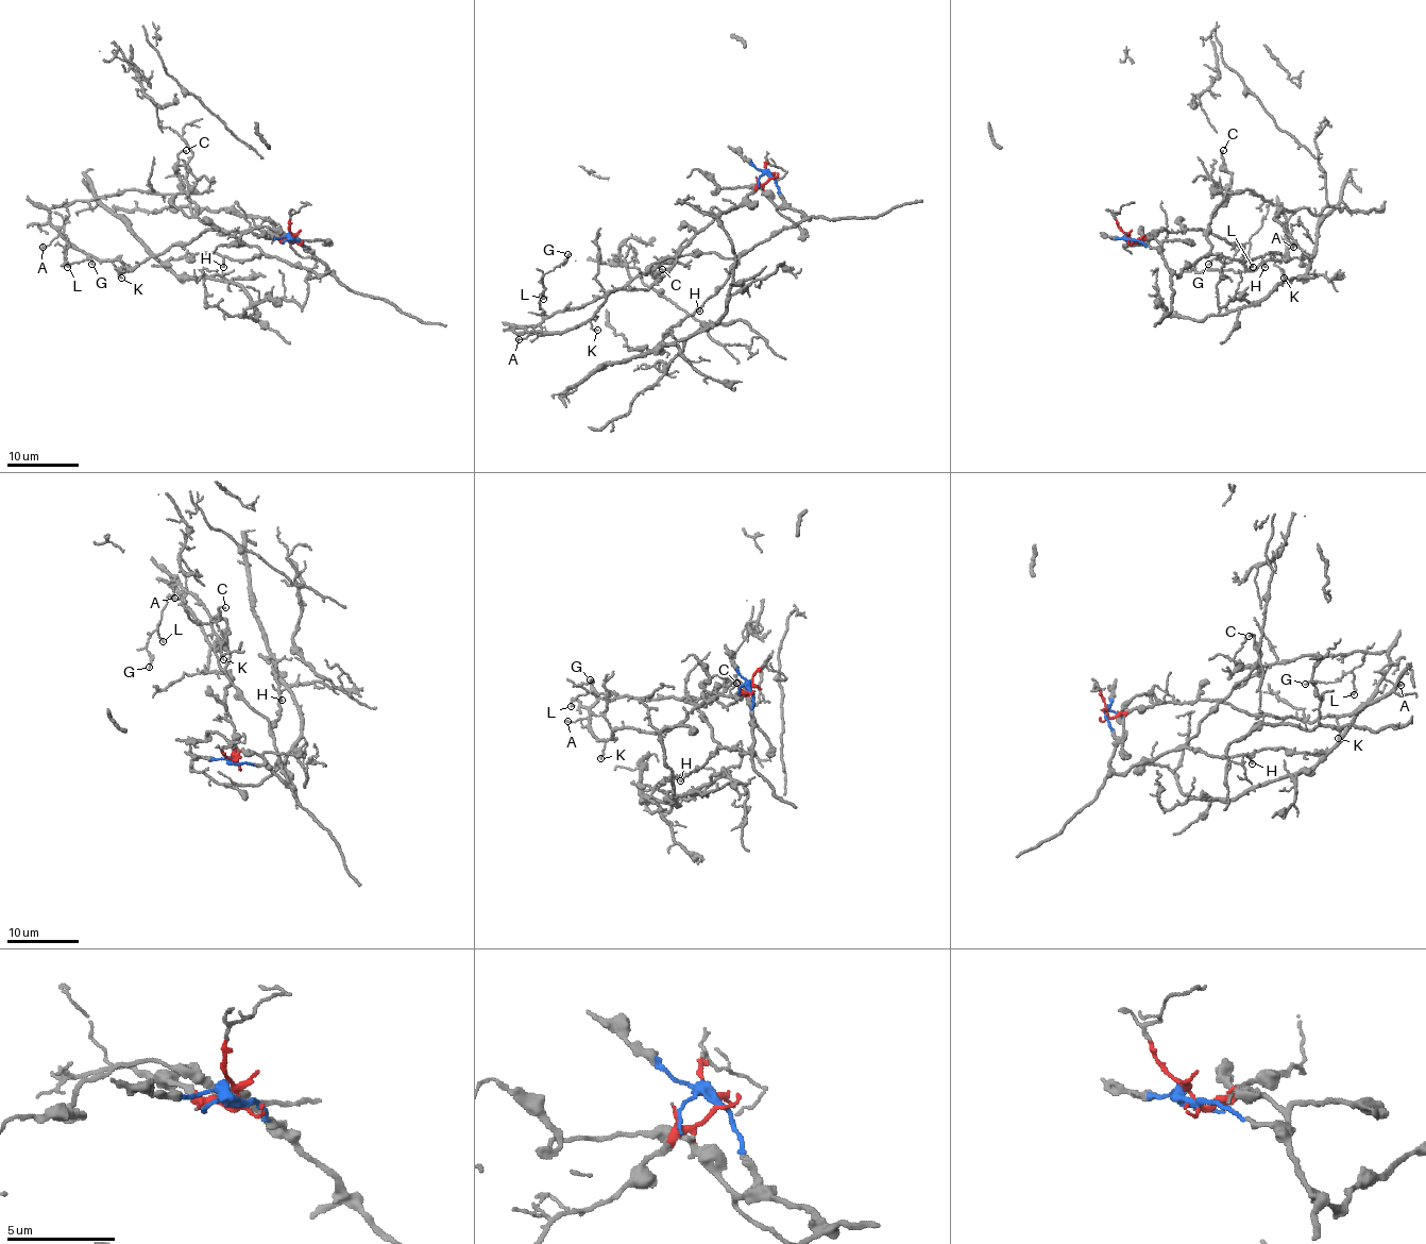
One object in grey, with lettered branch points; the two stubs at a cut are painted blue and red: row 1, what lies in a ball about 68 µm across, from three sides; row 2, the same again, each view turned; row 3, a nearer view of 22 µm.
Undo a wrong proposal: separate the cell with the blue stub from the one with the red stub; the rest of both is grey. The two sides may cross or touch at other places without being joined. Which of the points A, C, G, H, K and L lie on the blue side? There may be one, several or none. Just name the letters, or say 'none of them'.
C, H

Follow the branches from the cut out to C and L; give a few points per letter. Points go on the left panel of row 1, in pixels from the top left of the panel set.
C: (292, 238), (325, 266), (325, 272), (266, 256), (206, 223), (177, 169), (177, 155), (186, 150)
L: (292, 238), (206, 230), (130, 269), (85, 254), (52, 225), (52, 207), (69, 205), (67, 267)

